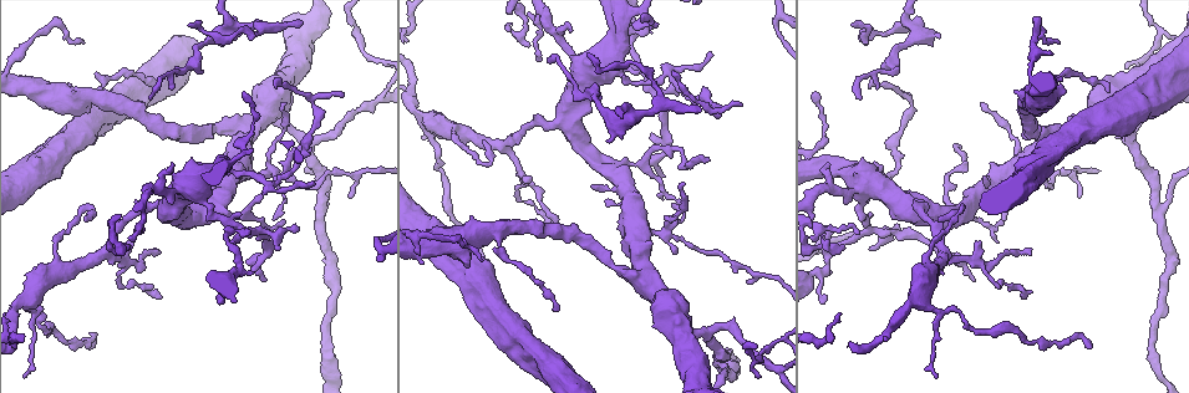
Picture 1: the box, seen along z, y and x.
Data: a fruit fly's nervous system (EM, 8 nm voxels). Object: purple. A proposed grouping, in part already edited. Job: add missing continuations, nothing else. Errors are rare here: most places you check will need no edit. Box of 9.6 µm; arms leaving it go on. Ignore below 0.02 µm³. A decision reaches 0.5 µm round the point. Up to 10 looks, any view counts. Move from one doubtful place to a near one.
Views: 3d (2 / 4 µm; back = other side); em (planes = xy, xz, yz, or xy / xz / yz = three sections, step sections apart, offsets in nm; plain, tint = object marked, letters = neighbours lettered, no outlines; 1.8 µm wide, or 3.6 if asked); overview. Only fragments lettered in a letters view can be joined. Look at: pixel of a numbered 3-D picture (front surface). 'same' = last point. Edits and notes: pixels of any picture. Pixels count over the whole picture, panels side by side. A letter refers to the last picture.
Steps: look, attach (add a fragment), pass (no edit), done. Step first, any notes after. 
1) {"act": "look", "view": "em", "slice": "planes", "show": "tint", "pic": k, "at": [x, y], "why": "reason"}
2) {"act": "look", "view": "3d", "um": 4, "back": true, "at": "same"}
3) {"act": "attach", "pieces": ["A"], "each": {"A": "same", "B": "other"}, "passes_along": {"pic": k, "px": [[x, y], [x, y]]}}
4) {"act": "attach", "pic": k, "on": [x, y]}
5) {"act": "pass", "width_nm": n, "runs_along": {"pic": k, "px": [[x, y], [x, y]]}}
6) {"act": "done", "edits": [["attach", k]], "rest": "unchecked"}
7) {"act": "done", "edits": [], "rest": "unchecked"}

{"act": "look", "view": "em", "slice": "xy", "step": 16, "show": "tint", "pic": 1, "at": [1057, 43], "why": "thin end"}

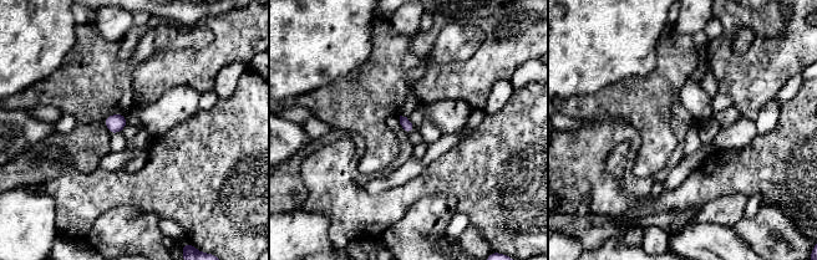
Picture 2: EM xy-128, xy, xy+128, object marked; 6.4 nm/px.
{"act": "look", "view": "em", "slice": "planes", "show": "letters", "at": "same"}

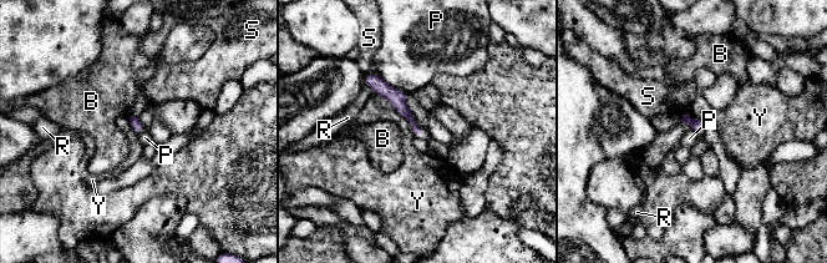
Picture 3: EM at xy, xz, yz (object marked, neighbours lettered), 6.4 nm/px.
{"act": "pass", "width_nm": 70, "each": {"B": "other", "P": "other", "R": "other", "S": "other", "Y": "other"}, "border": {"pic": 3, "px": [[376, 74], [390, 85], [407, 94]]}, "found": "no lettered fragment goes on from it"}

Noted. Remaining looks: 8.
{"act": "look", "view": "3d", "um": 4, "pic": 1, "at": [300, 20], "why": "branch stops here"}

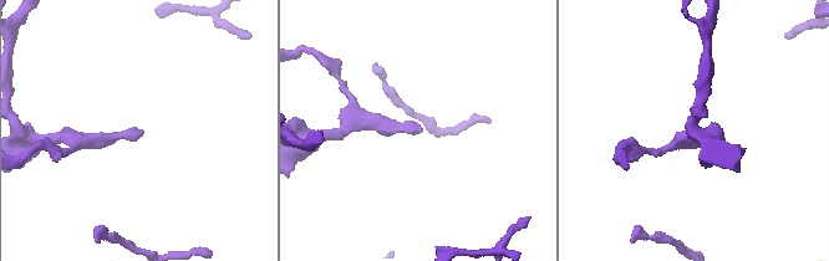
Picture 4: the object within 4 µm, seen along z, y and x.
{"act": "look", "view": "em", "slice": "xz", "step": 8, "show": "letters", "pic": 4, "at": [422, 129]}

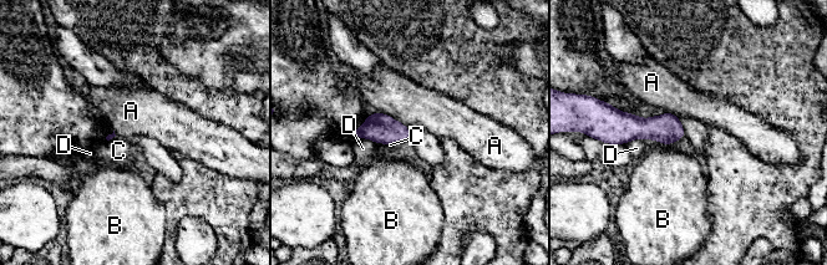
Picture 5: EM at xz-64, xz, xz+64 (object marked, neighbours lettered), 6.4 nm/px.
{"act": "pass", "each": {"A": "other", "B": "other", "C": "other", "D": "other"}, "border": {"pic": 5, "px": [[375, 111], [391, 116], [410, 131]]}, "found": "no lettered fragment goes on from it"}

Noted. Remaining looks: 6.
{"act": "look", "view": "em", "slice": "xz", "step": 8, "show": "letters", "pic": 1, "at": [870, 228], "why": "abrupt turn"}

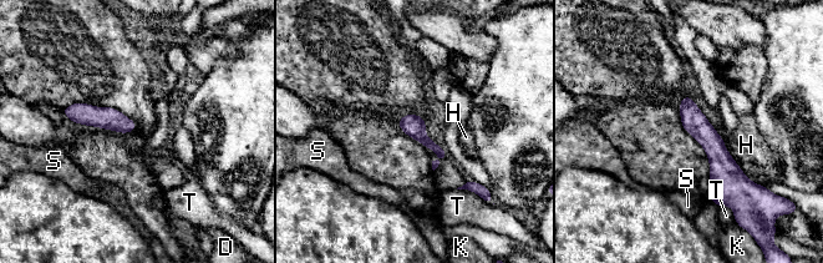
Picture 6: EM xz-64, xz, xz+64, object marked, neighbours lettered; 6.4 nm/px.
{"act": "pass", "each": {"D": "other", "H": "other", "K": "other", "S": "other", "T": "other"}, "border": {"pic": 6, "px": [[721, 138], [740, 168], [762, 186]]}, "found": "no lettered fragment goes on from it"}

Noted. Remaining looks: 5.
{"act": "look", "view": "em", "slice": "yz", "step": 8, "show": "letters", "pic": 1, "at": [607, 140]}

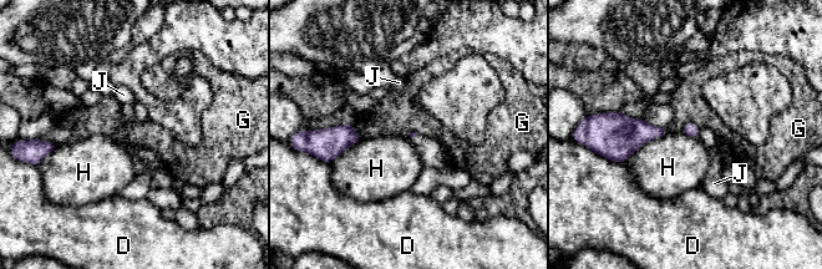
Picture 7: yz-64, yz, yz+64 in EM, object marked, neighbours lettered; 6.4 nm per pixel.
{"act": "pass", "each": {"D": "other", "G": "other", "H": "other", "J": "other"}, "border": {"pic": 7, "px": [[700, 130], [686, 122], [680, 132]]}, "found": "none of them fits"}

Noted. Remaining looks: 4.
{"act": "done", "edits": [], "rest": "unchecked"}

